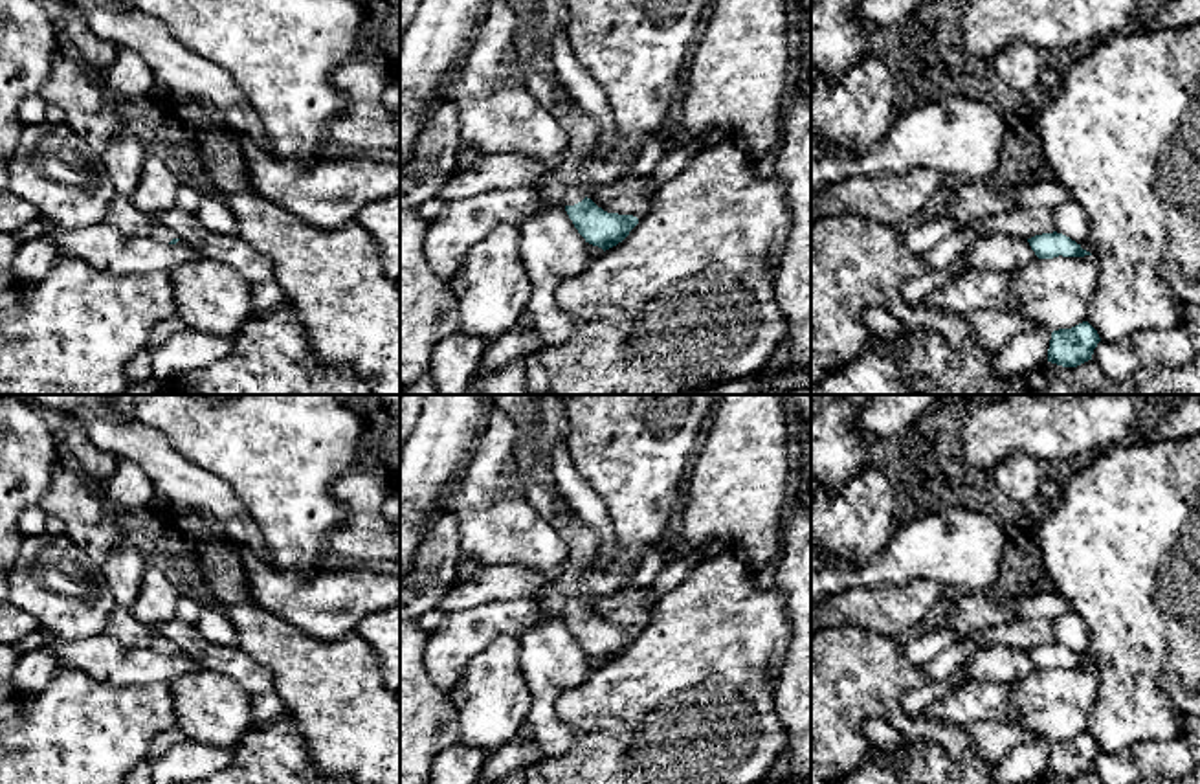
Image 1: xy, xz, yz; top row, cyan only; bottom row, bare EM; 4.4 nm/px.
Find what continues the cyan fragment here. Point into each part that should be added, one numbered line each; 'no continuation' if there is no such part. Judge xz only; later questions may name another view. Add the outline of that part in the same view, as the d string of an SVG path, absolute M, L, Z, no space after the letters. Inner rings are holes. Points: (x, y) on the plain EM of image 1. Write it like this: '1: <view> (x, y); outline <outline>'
1: xz (540, 421); outline M486 395L516 424L514 463L519 485L532 507L567 542L567 567L556 580L565 599L565 617L585 610L578 599L582 571L594 560L598 536L578 514L563 516L552 476L552 450L567 439L565 402L556 395Z

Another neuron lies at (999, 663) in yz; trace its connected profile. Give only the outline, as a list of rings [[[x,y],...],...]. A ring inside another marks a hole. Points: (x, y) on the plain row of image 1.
[[[993,644],[974,652],[965,665],[965,679],[1011,685],[1037,670],[1029,654],[1007,644]]]

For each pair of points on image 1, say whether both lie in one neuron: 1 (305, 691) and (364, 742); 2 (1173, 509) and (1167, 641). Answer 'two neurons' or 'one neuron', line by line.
1: one neuron
2: one neuron

